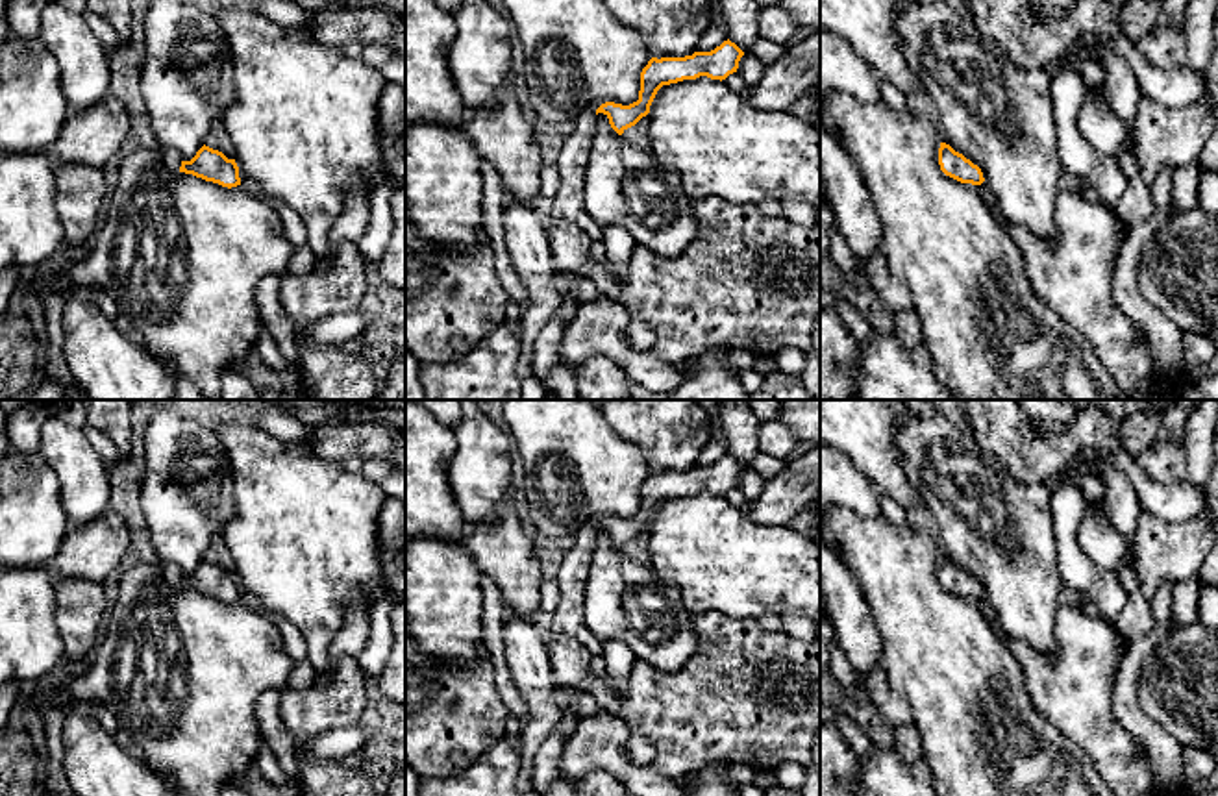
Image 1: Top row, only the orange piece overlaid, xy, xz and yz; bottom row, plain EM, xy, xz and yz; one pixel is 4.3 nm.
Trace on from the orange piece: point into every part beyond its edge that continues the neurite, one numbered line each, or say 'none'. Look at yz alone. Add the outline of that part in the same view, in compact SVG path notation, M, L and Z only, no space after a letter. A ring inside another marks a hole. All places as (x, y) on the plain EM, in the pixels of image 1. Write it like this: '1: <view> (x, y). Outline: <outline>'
none

